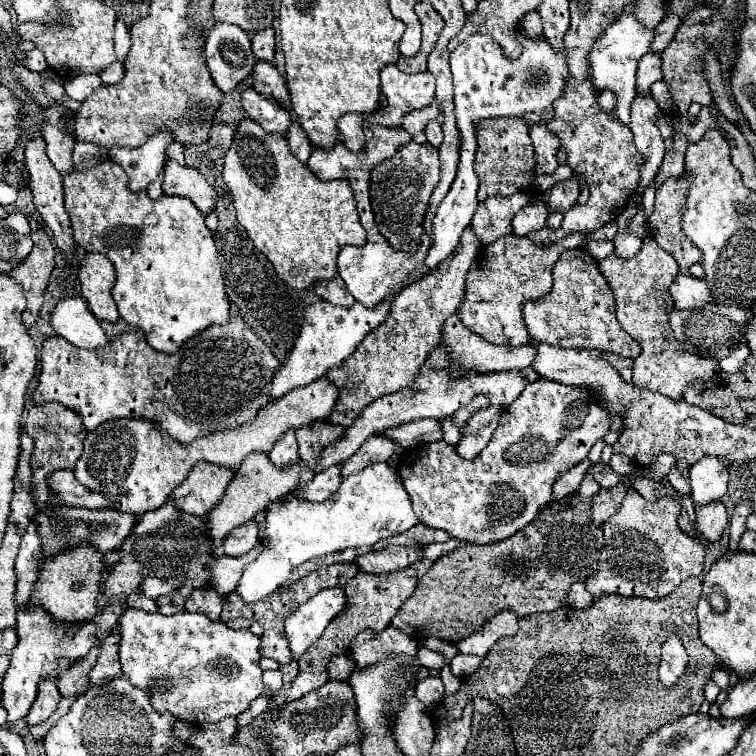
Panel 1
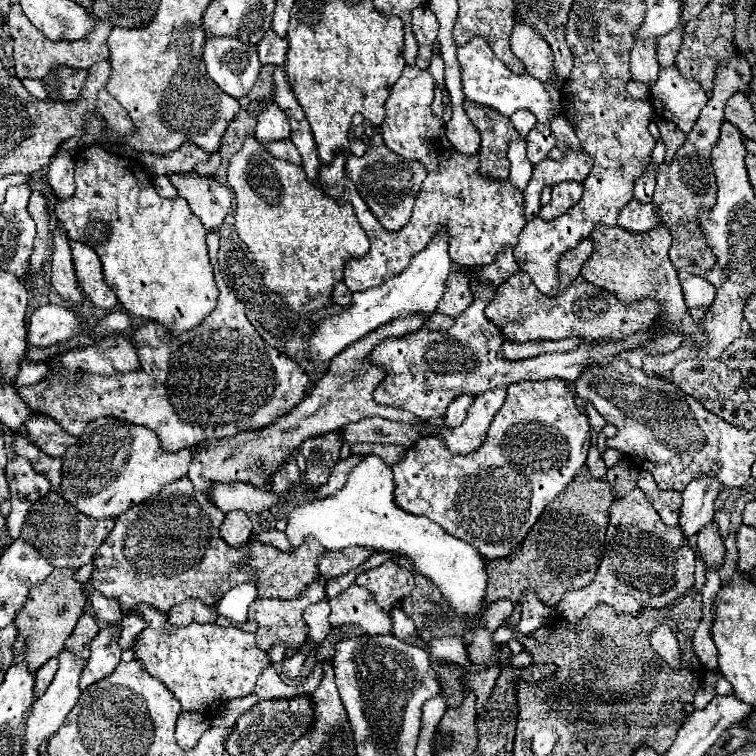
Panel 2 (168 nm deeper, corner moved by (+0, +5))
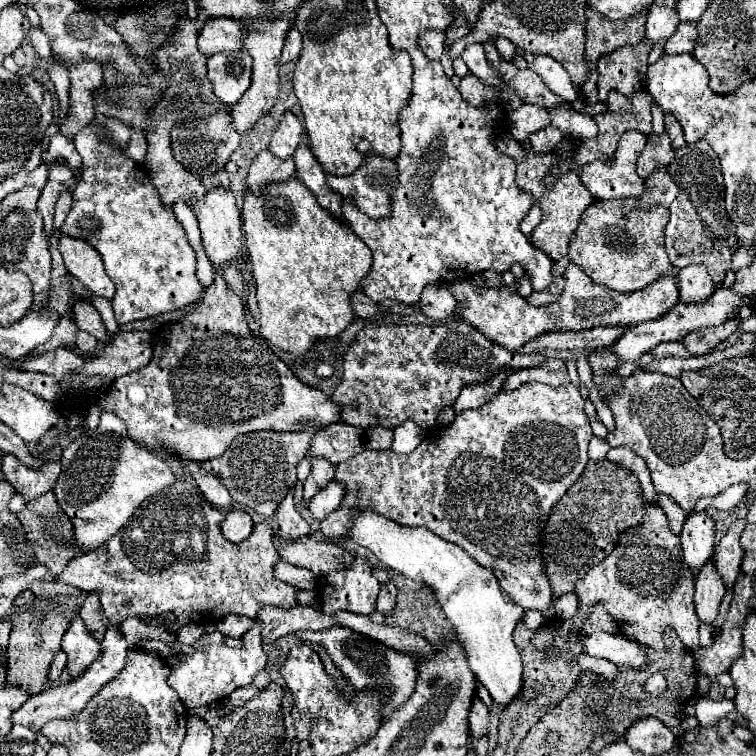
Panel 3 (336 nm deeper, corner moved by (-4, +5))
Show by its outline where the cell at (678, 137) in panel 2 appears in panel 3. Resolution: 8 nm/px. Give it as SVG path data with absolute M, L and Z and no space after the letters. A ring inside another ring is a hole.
M666 113L664 123L666 123L666 129L668 129L668 133L670 133L672 147L674 147L674 149L684 147L684 145L686 145L686 141L684 141L684 133L682 133L682 127L680 127L680 123L676 121L676 117L674 117L672 113Z

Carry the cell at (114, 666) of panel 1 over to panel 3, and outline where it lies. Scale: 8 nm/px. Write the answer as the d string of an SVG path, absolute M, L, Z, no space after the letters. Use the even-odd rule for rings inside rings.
M110 627L102 639L102 653L96 661L92 661L88 665L88 669L78 677L78 679L70 679L66 683L58 683L52 685L50 689L44 689L40 695L34 695L32 699L28 699L14 715L12 715L12 725L20 723L28 729L32 729L34 733L38 733L48 721L52 719L72 719L74 715L78 715L86 703L104 687L104 683L108 683L108 679L114 679L120 673L120 667L124 667L124 659L126 659L126 639L120 633L118 627Z

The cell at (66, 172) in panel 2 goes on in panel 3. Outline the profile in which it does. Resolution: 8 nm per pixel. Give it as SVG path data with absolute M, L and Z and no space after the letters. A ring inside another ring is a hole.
M66 191L64 195L60 195L60 199L58 199L58 203L56 203L56 213L54 213L54 237L60 237L60 227L62 227L64 219L66 219L66 215L68 215L70 207L72 207L72 193Z

